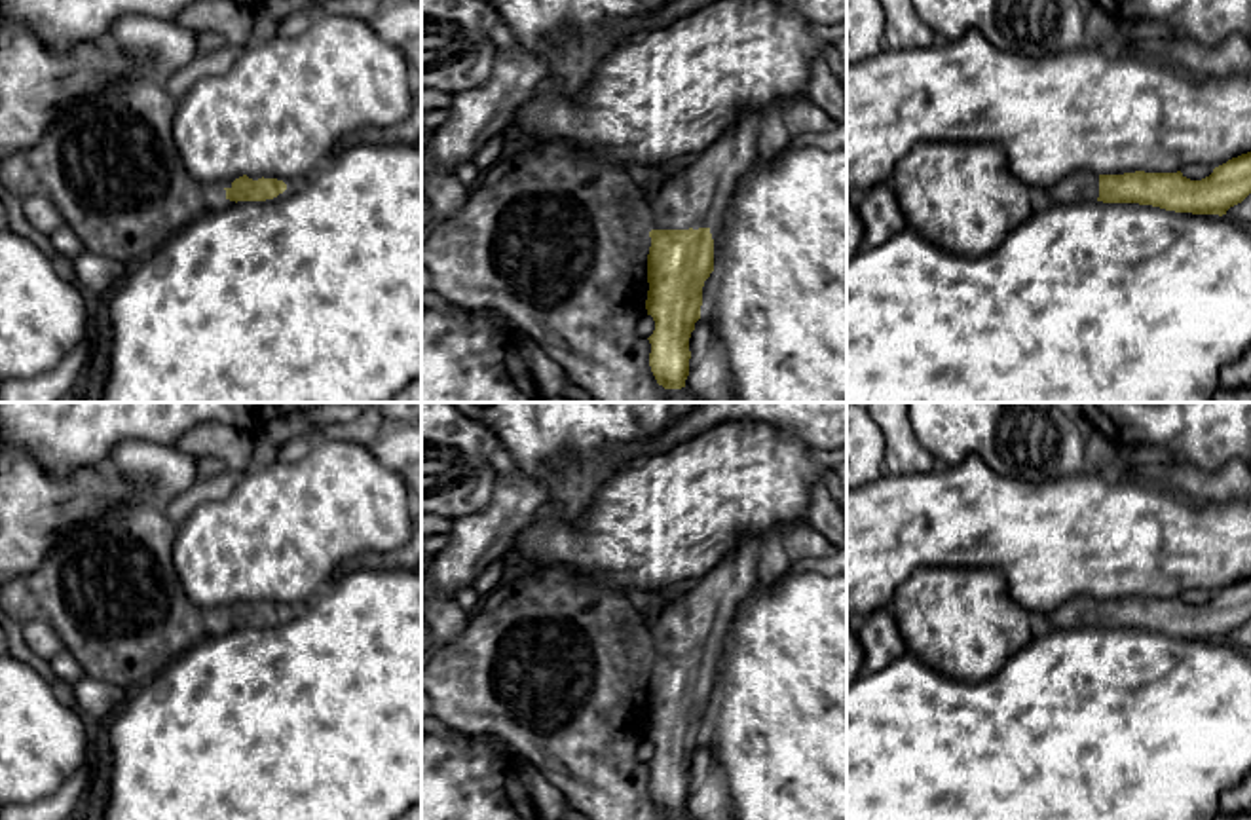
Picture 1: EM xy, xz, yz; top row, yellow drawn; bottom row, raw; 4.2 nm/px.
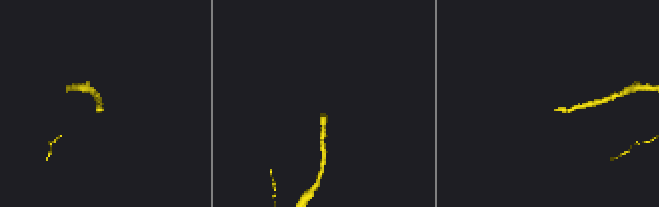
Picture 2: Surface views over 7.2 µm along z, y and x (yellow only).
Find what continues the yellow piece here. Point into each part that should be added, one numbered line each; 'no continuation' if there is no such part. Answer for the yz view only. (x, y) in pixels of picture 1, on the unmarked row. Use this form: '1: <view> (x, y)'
1: yz (1081, 612)

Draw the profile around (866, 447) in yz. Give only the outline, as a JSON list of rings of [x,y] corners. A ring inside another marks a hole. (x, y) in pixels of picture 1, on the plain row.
[[[847,402],[847,490],[877,482],[887,471],[887,438],[866,402]]]

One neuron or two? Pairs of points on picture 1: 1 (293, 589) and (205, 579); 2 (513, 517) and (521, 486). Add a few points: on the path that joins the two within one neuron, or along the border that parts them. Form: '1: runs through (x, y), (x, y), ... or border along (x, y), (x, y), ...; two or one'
1: runs through (272, 579), (226, 579); one
2: runs through (513, 509), (521, 494); one

